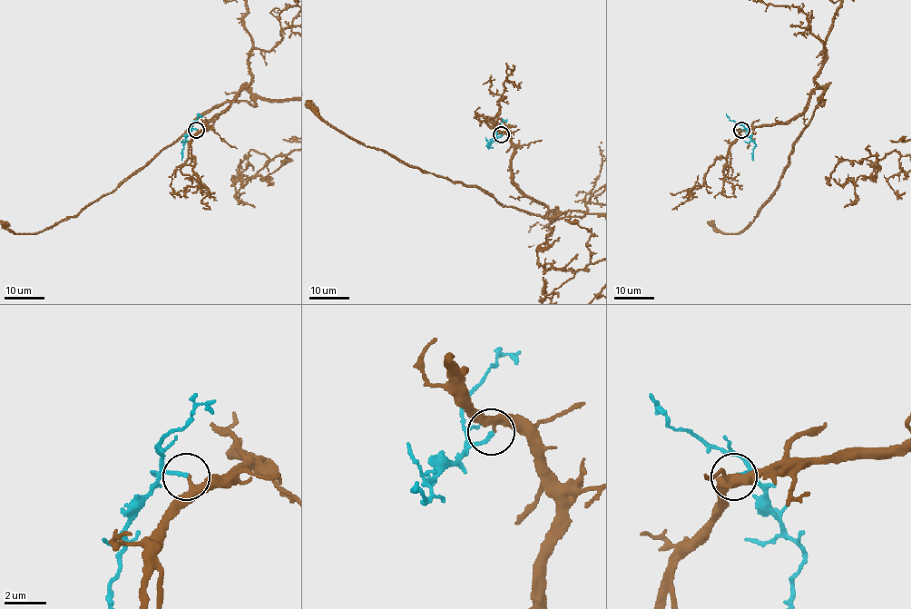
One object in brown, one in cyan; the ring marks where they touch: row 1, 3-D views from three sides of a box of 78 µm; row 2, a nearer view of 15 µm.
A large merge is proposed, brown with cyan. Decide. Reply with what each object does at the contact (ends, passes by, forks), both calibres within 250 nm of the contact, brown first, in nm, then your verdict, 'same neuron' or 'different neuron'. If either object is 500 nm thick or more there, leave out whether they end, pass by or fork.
brown ends | cyan ends | 220/190 nm | same neuron

